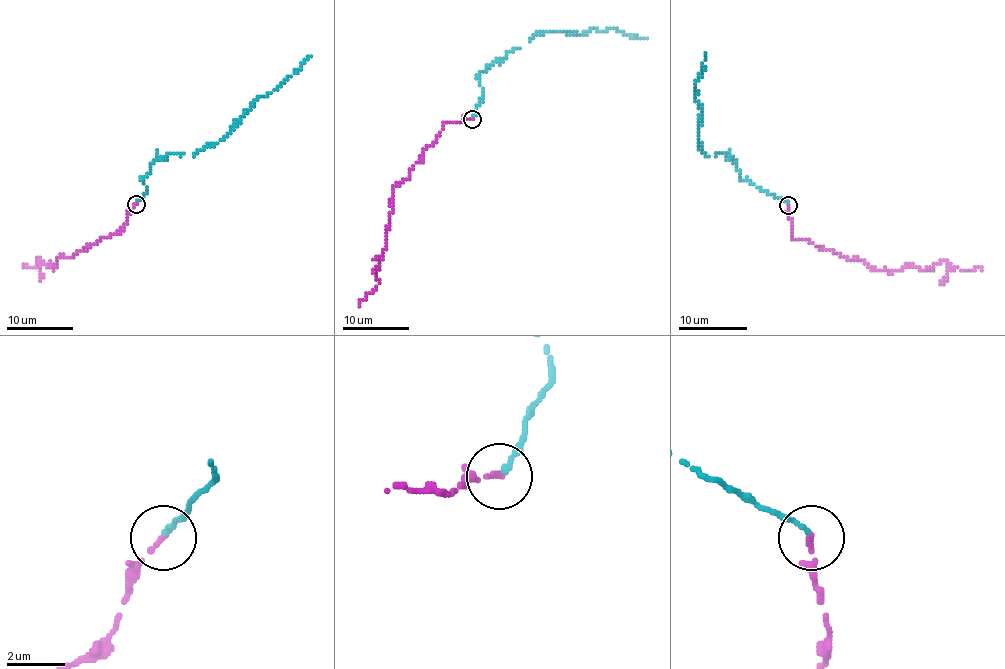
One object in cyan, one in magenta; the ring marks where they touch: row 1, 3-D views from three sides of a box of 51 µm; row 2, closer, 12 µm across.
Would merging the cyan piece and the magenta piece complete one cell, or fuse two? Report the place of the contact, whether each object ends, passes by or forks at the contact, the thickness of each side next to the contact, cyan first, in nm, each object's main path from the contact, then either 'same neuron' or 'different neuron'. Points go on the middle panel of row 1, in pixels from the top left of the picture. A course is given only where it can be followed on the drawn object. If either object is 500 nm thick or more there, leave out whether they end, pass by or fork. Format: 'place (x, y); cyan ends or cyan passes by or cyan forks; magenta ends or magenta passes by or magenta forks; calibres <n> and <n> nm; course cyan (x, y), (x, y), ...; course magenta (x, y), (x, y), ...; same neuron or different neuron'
place (472, 119); cyan ends; magenta ends; calibres 190 and 180 nm; course cyan (472, 119), (484, 98), (479, 74), (541, 32), (584, 34), (593, 27), (646, 37); course magenta (472, 119), (447, 121), (422, 160), (392, 190), (385, 250), (375, 267), (378, 282), (358, 307); same neuron

